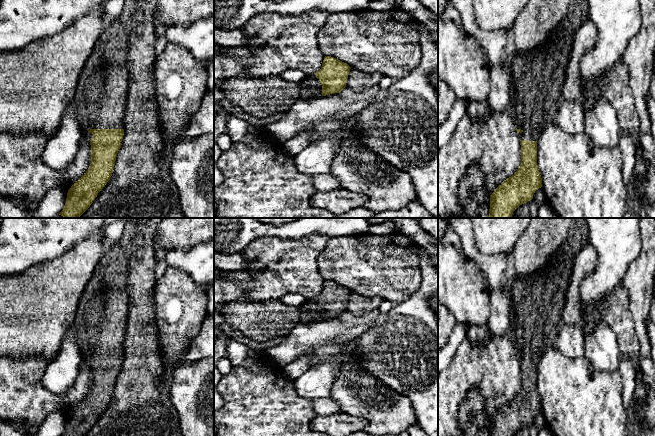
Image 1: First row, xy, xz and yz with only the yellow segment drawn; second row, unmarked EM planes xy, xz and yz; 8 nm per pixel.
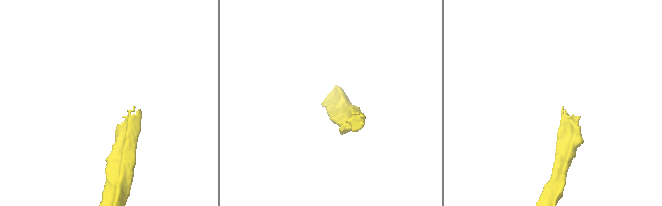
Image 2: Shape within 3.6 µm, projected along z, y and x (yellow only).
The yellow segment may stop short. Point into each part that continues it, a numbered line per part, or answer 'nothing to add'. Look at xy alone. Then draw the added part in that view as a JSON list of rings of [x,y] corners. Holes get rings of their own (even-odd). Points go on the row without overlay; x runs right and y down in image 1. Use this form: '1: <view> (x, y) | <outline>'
1: xy (101, 317) | [[[120,242],[105,249],[85,286],[76,310],[74,324],[82,359],[90,364],[90,353],[124,353],[124,334],[128,319],[128,261]]]

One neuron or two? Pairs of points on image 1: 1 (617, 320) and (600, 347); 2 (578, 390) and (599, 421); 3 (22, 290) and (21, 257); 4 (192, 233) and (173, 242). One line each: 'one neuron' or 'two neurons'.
1: two neurons
2: one neuron
3: two neurons
4: one neuron

